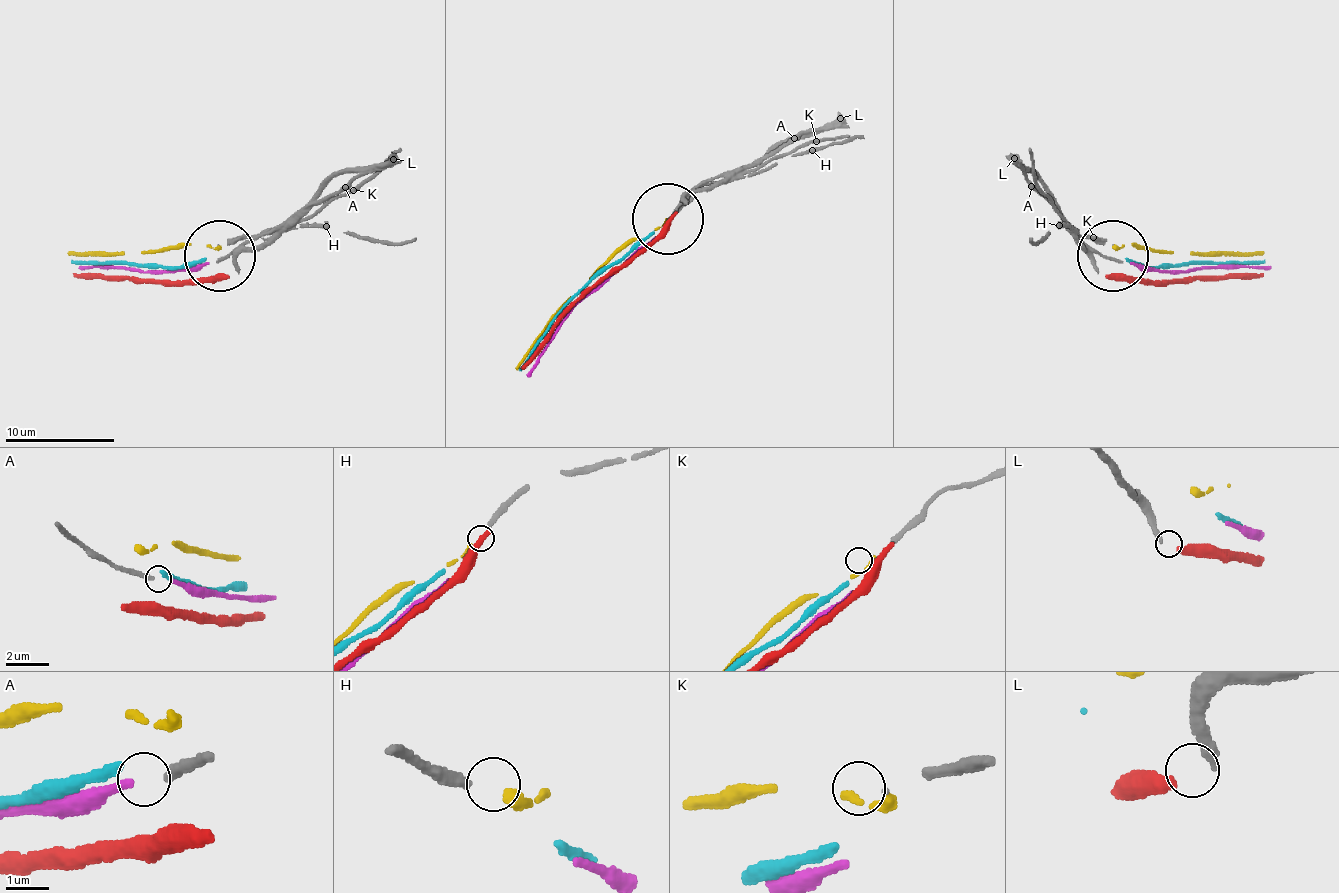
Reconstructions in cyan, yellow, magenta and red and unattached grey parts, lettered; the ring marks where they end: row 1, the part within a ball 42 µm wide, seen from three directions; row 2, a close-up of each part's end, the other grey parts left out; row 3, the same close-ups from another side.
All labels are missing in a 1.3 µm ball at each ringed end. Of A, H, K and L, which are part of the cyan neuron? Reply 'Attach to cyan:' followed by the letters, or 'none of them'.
Attach to cyan: none of them

